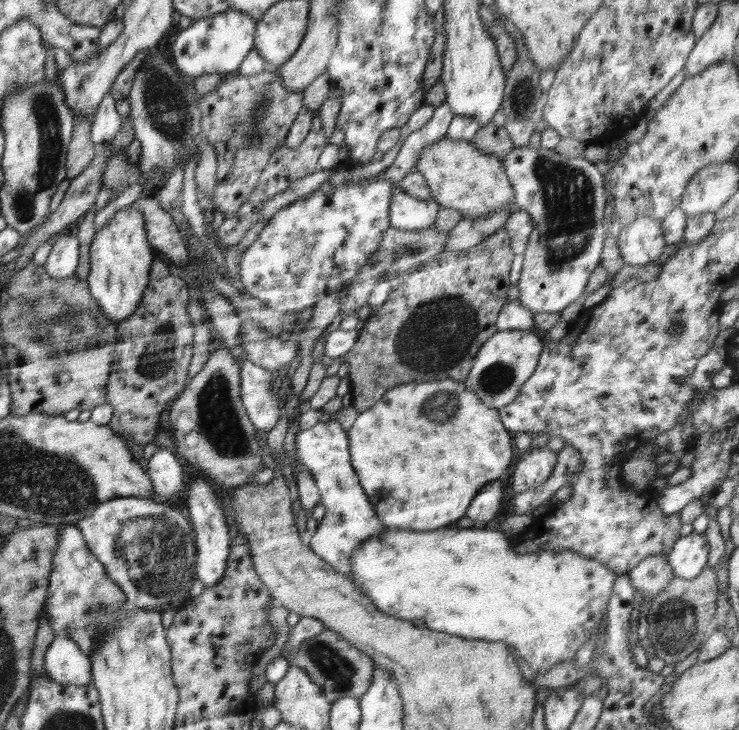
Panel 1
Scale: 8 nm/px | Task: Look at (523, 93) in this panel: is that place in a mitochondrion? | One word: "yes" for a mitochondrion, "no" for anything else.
yes

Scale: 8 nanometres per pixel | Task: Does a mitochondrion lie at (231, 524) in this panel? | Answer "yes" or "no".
no

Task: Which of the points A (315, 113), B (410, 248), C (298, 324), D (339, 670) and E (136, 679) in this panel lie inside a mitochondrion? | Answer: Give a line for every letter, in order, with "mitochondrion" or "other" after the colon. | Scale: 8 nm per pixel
A: other
B: mitochondrion
C: other
D: mitochondrion
E: other

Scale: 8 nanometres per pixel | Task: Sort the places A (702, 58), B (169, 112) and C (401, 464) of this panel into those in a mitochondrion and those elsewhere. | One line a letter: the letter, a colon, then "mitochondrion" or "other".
A: other
B: mitochondrion
C: other

